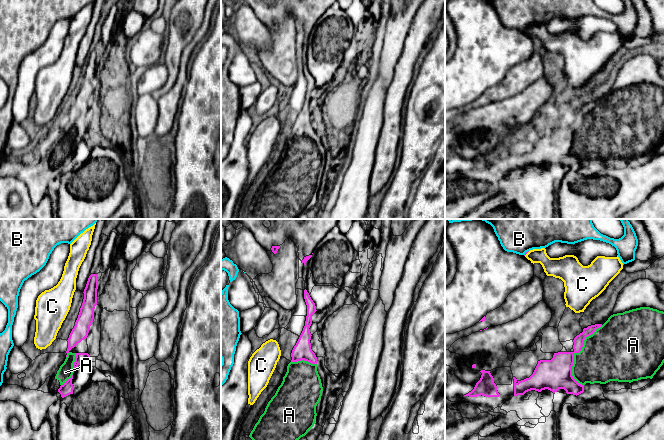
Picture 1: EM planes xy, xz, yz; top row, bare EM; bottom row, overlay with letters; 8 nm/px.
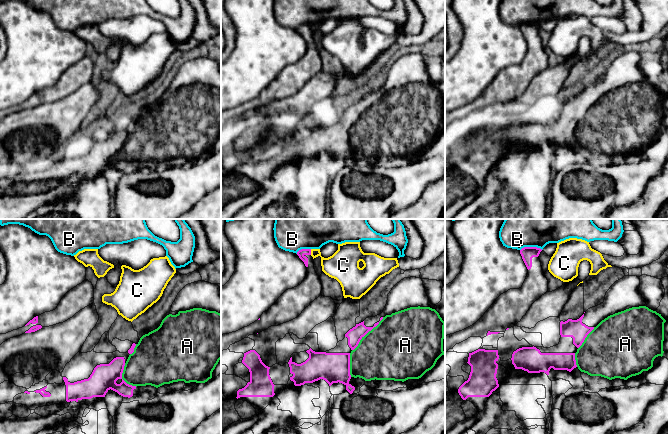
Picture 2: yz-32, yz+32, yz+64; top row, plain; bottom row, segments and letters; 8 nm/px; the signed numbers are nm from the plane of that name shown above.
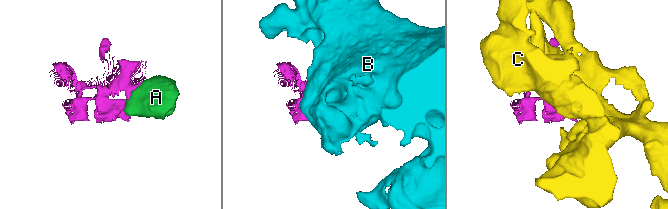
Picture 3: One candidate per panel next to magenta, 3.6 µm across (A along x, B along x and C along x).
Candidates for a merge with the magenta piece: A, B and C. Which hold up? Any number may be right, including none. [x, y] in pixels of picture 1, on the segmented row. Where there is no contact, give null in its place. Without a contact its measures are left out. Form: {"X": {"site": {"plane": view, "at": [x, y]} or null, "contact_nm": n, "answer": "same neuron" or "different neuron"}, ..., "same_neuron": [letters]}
{"A": {"site": {"plane": "yz", "at": [575, 352]}, "contact_nm": 500, "answer": "same neuron"}, "B": {"site": {"plane": "yz", "at": [525, 253]}, "contact_nm": 60, "answer": "different neuron"}, "C": {"site": {"plane": "yz", "at": [526, 253]}, "contact_nm": 60, "answer": "different neuron"}, "same_neuron": ["A"]}

